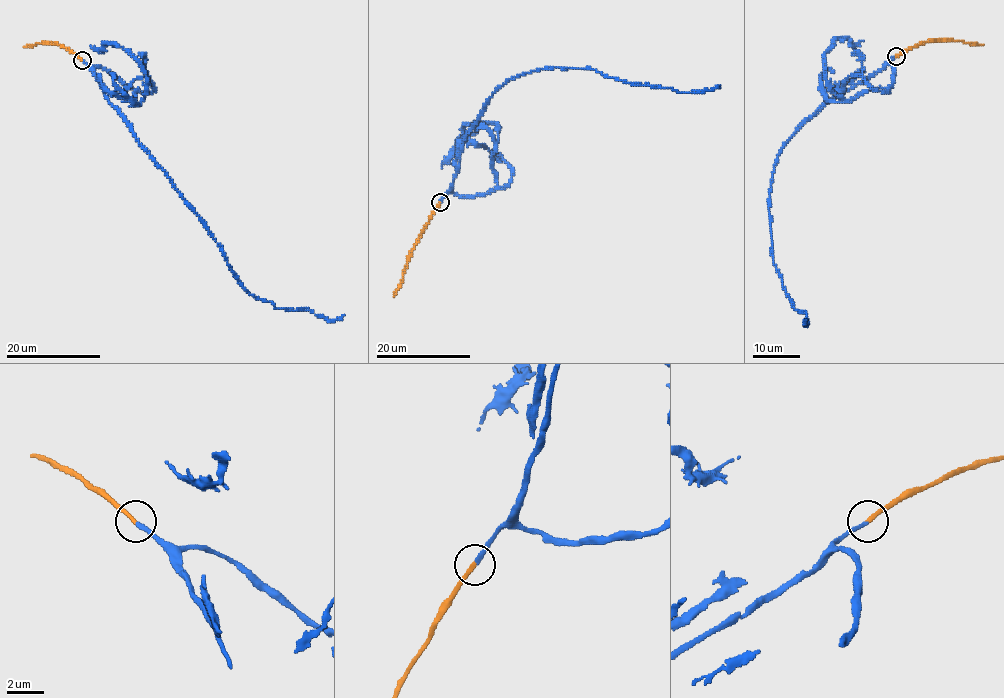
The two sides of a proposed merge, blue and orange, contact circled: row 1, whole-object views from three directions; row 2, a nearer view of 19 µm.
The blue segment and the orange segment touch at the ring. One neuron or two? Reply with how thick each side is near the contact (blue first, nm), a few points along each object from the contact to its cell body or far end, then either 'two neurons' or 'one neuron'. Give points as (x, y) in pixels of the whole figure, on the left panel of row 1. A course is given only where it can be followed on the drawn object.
calibres 200 and 240 nm; course blue (82, 60), (248, 293), (276, 308), (310, 310), (331, 320), (345, 314); course orange (81, 60), (59, 44), (39, 42), (23, 47); one neuron

